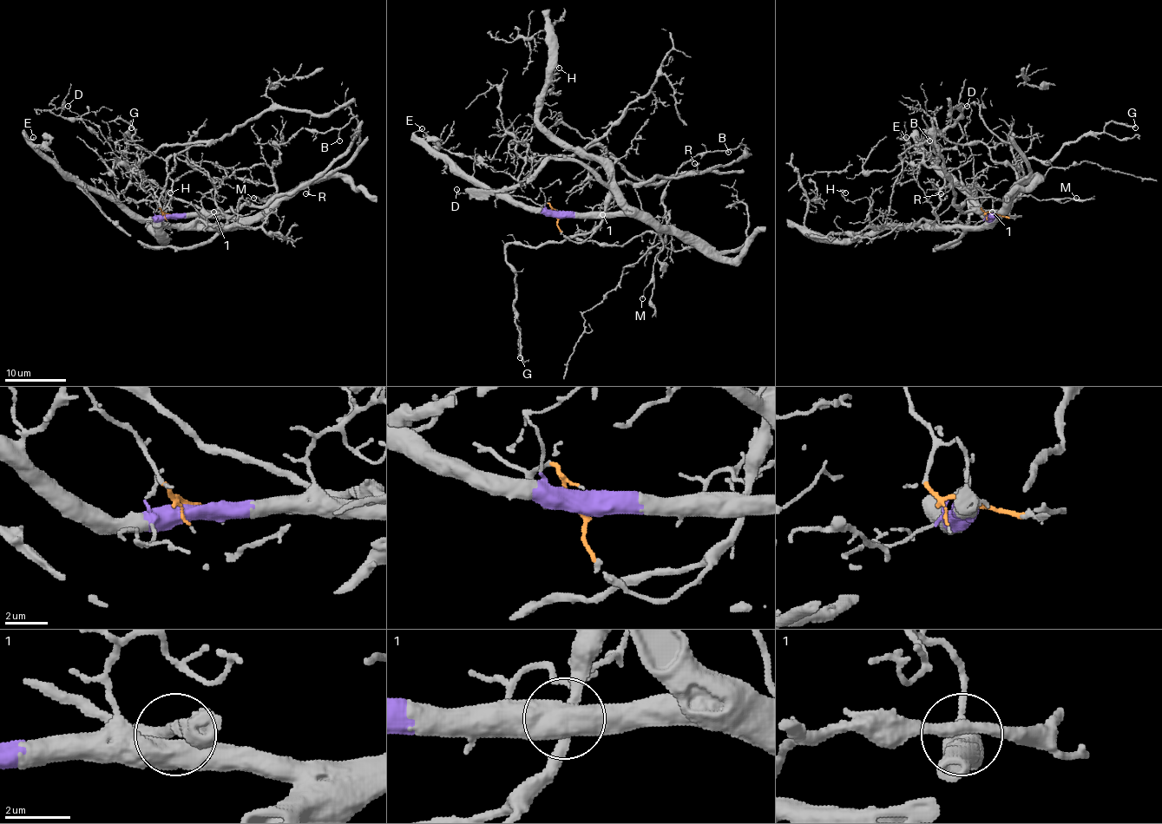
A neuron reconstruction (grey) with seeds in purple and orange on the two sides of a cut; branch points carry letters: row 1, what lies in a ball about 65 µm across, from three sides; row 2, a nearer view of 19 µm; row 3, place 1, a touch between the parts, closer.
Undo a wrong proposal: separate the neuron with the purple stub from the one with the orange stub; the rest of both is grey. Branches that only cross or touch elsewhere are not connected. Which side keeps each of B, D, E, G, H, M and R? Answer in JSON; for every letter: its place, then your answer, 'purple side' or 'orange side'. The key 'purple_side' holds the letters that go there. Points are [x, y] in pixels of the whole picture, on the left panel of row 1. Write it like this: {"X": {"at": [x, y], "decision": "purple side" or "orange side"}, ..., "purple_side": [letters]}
{"B": {"at": [339, 140], "decision": "purple side"}, "D": {"at": [68, 106], "decision": "orange side"}, "E": {"at": [33, 137], "decision": "purple side"}, "G": {"at": [131, 127], "decision": "orange side"}, "H": {"at": [170, 192], "decision": "purple side"}, "M": {"at": [253, 198], "decision": "orange side"}, "R": {"at": [305, 193], "decision": "orange side"}, "purple_side": ["B", "E", "H"]}

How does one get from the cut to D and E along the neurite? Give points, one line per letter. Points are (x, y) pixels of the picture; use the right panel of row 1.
D: (993, 215), (981, 207), (982, 193), (974, 180), (973, 154), (967, 144), (965, 132), (971, 110), (967, 105)
E: (993, 215), (988, 218), (911, 138), (907, 138)

